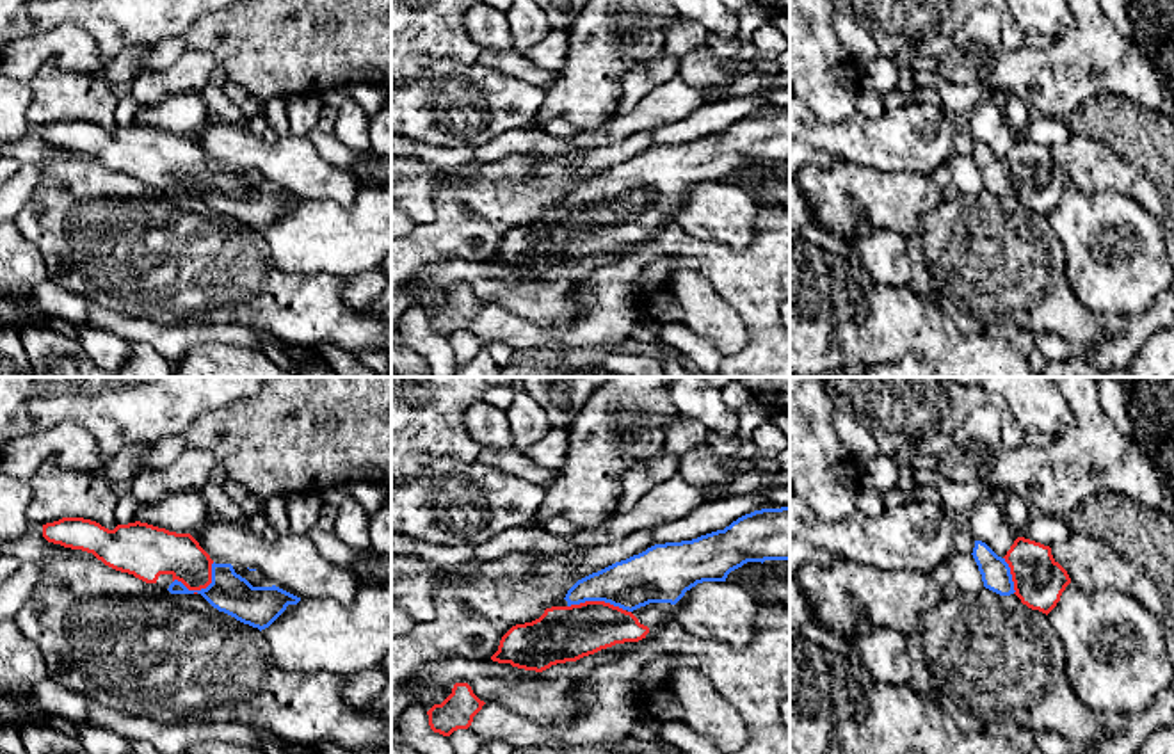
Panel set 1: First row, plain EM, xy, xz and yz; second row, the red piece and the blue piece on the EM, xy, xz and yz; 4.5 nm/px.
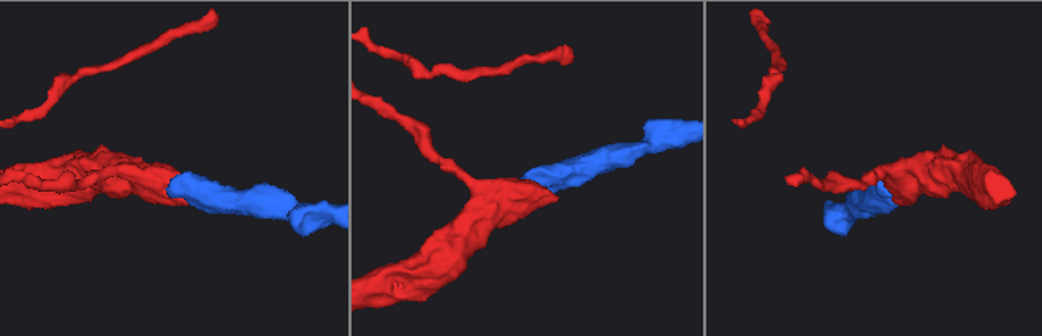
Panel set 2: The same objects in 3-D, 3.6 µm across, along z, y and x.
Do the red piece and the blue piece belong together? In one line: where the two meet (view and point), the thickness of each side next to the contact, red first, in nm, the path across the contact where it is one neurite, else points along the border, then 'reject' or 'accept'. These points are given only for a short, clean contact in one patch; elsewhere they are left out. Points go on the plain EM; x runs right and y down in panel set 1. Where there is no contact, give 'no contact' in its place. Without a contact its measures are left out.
contact xy (201, 189); calibres 200 and 180 nm; way xy (159, 153), (168, 155), (201, 189), (223, 189), (228, 194); accept

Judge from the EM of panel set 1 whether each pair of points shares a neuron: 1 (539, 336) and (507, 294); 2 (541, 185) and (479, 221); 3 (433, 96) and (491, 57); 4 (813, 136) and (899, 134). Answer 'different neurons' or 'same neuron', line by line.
1: different neurons
2: same neuron
3: different neurons
4: same neuron

